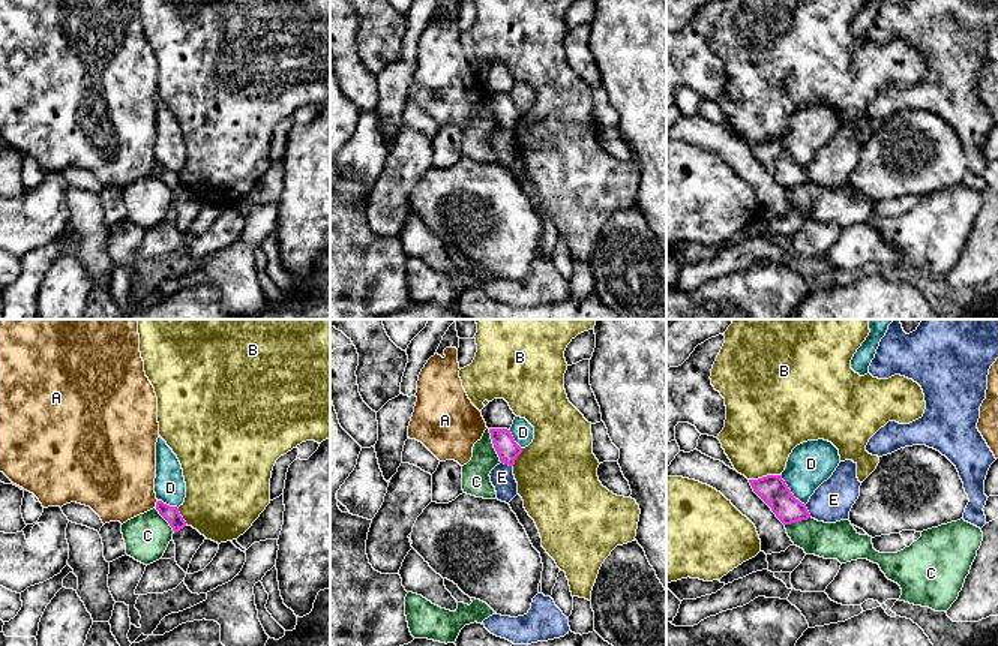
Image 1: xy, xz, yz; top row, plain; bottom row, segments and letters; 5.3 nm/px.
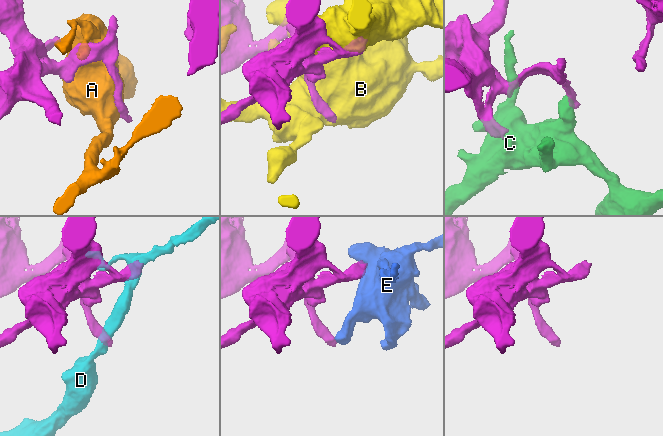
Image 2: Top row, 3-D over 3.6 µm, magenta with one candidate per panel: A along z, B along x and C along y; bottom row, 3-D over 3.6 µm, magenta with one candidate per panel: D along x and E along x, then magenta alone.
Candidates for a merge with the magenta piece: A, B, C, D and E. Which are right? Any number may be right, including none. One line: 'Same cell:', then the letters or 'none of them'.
Same cell: none of them

